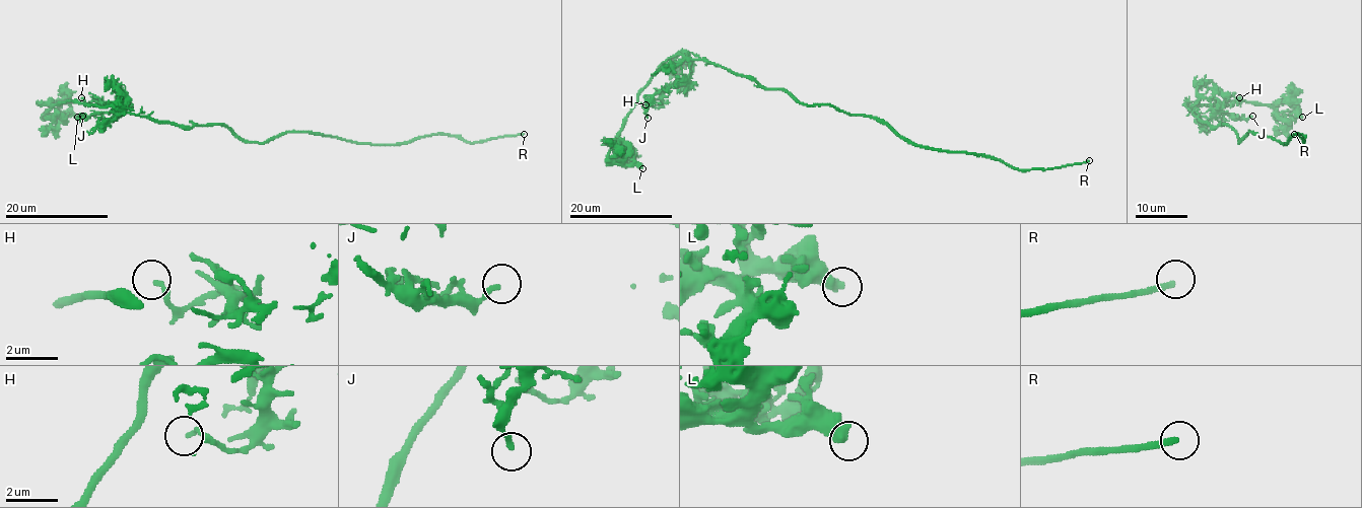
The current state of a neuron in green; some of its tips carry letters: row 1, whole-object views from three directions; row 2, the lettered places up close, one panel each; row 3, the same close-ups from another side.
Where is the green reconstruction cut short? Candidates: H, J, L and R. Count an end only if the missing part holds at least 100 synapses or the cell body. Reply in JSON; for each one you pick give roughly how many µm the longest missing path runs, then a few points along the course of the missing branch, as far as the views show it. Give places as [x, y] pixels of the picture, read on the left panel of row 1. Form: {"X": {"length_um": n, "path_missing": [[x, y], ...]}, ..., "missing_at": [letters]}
{"missing_at": []}

